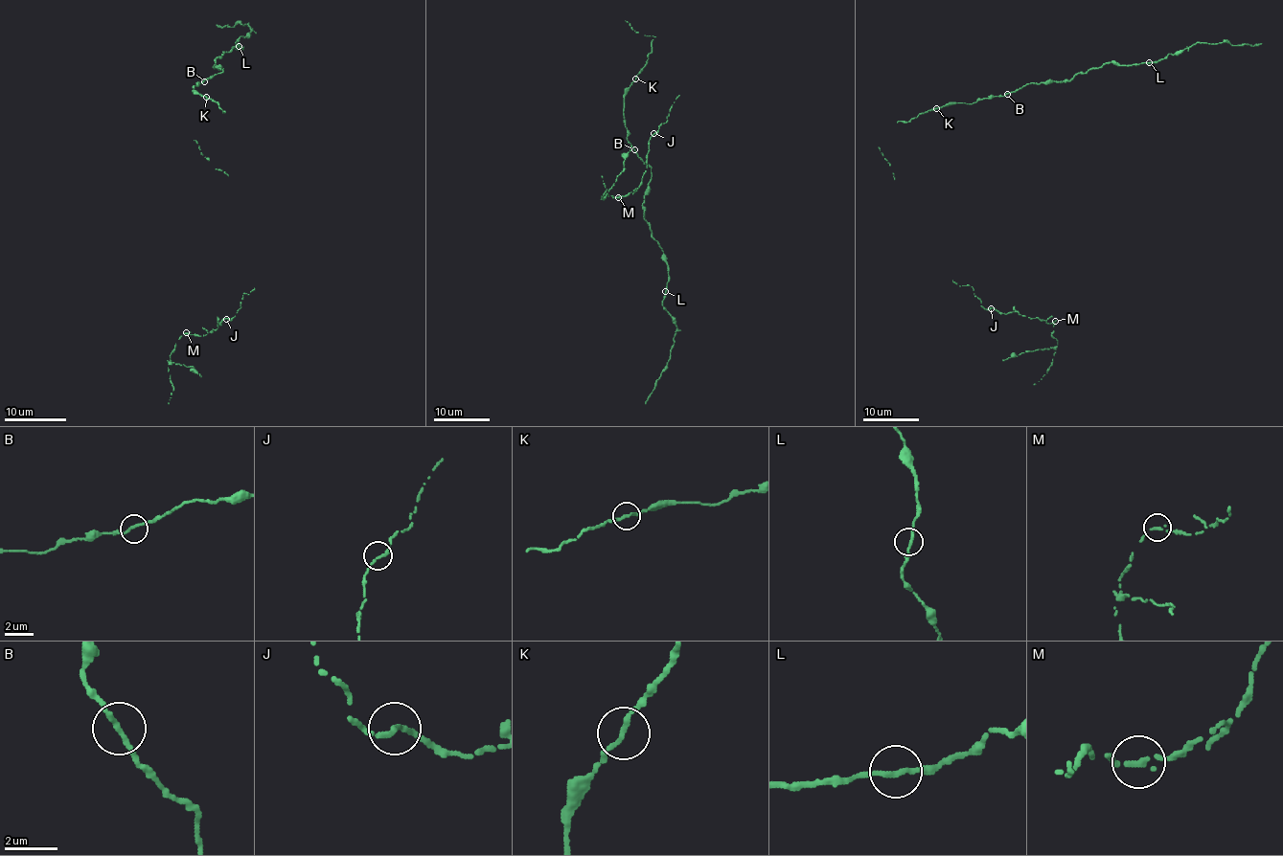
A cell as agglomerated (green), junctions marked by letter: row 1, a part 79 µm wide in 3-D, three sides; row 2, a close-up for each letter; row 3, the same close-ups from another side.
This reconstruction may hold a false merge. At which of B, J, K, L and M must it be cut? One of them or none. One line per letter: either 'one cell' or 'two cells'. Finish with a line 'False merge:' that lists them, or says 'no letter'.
B: one cell
J: one cell
K: one cell
L: one cell
M: two cells
False merge: M

